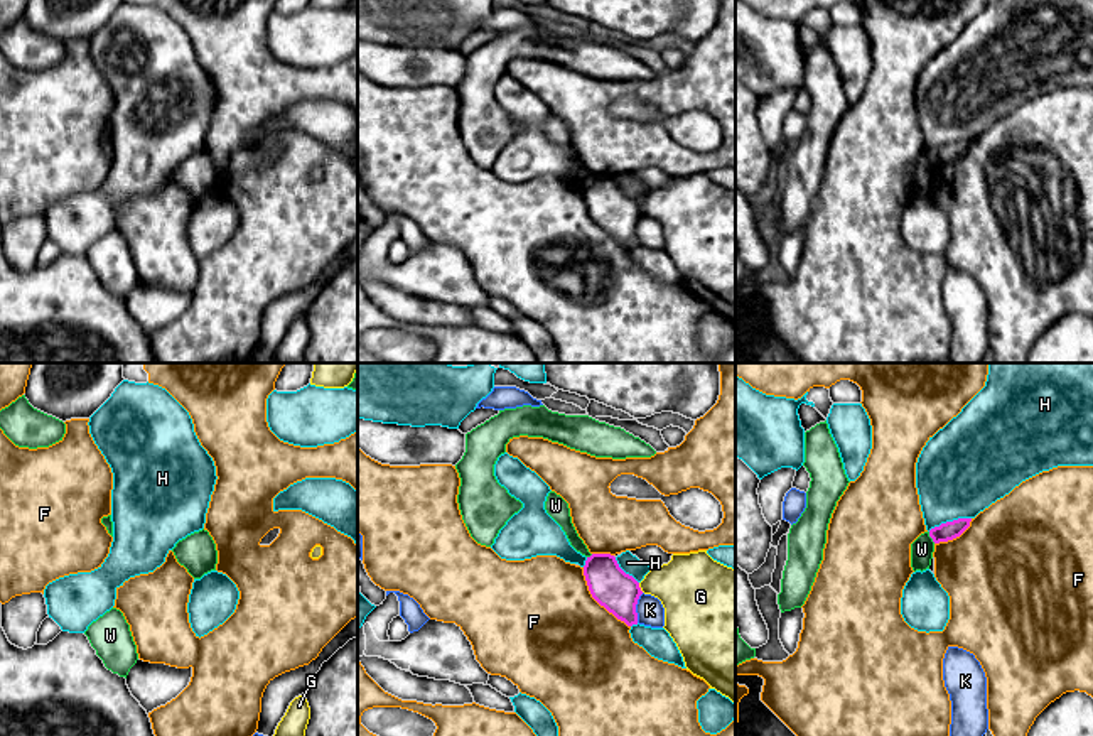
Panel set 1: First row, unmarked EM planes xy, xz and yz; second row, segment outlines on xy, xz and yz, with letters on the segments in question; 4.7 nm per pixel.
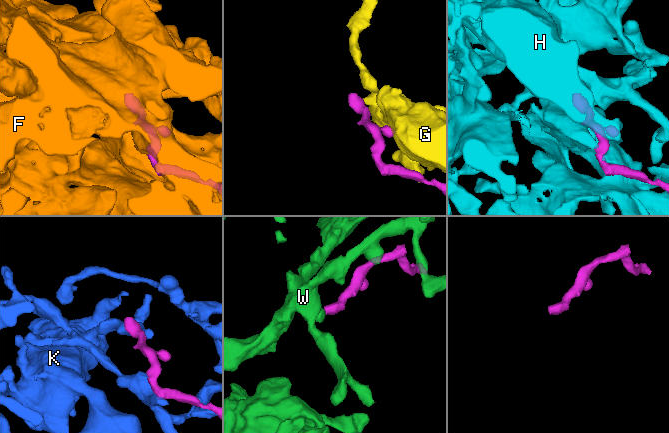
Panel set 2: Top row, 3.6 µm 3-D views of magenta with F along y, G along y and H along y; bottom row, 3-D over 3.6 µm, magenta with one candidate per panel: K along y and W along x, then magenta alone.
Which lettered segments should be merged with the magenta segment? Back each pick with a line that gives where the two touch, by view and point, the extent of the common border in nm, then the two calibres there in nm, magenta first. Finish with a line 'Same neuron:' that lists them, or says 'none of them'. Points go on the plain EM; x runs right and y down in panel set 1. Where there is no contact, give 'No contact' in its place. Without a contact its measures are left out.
Same neuron: none of them

